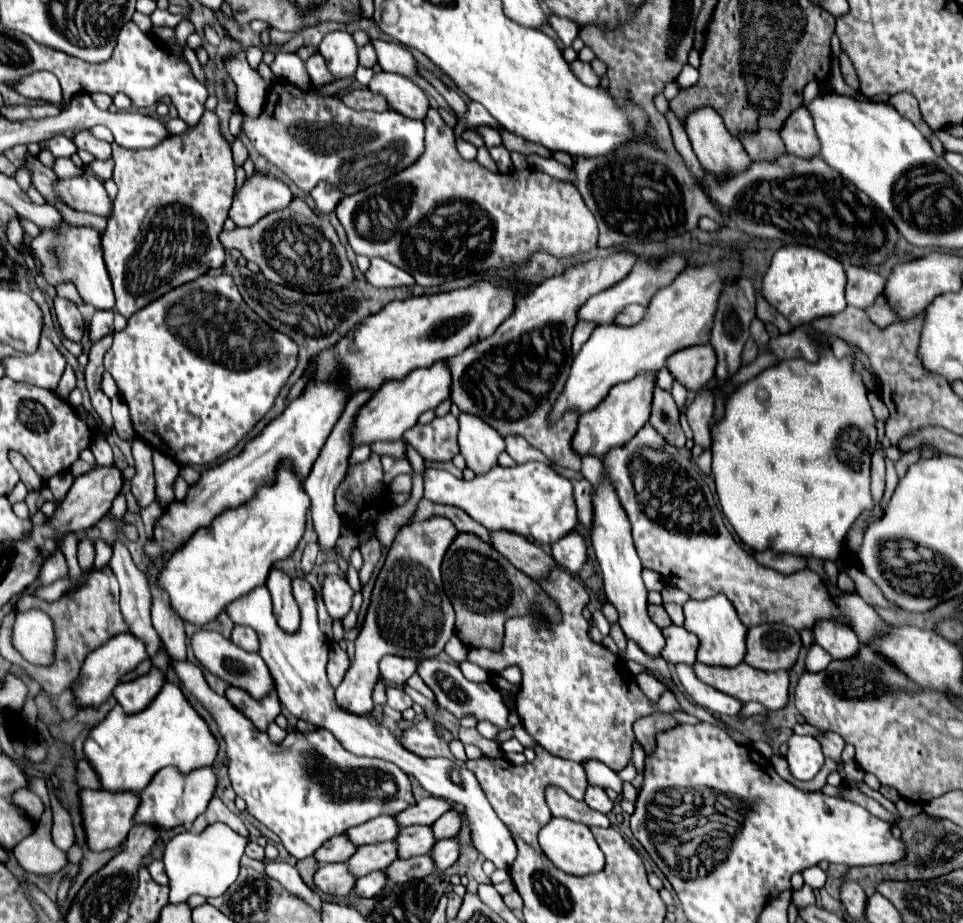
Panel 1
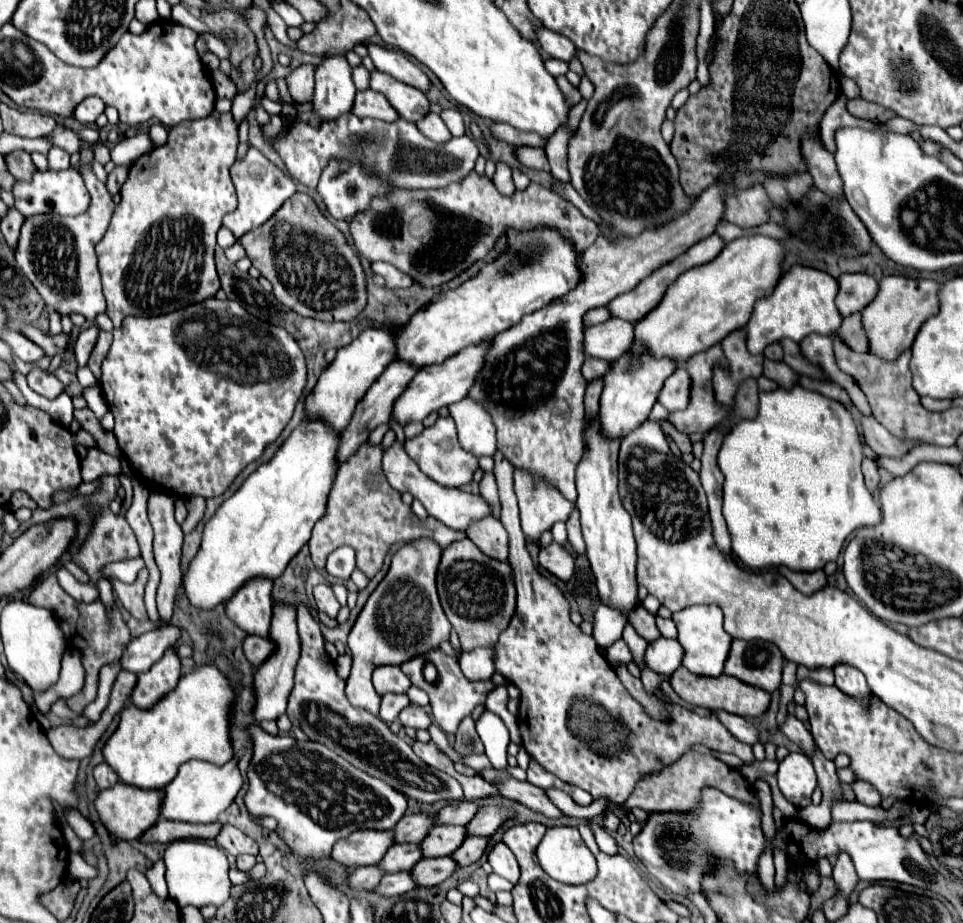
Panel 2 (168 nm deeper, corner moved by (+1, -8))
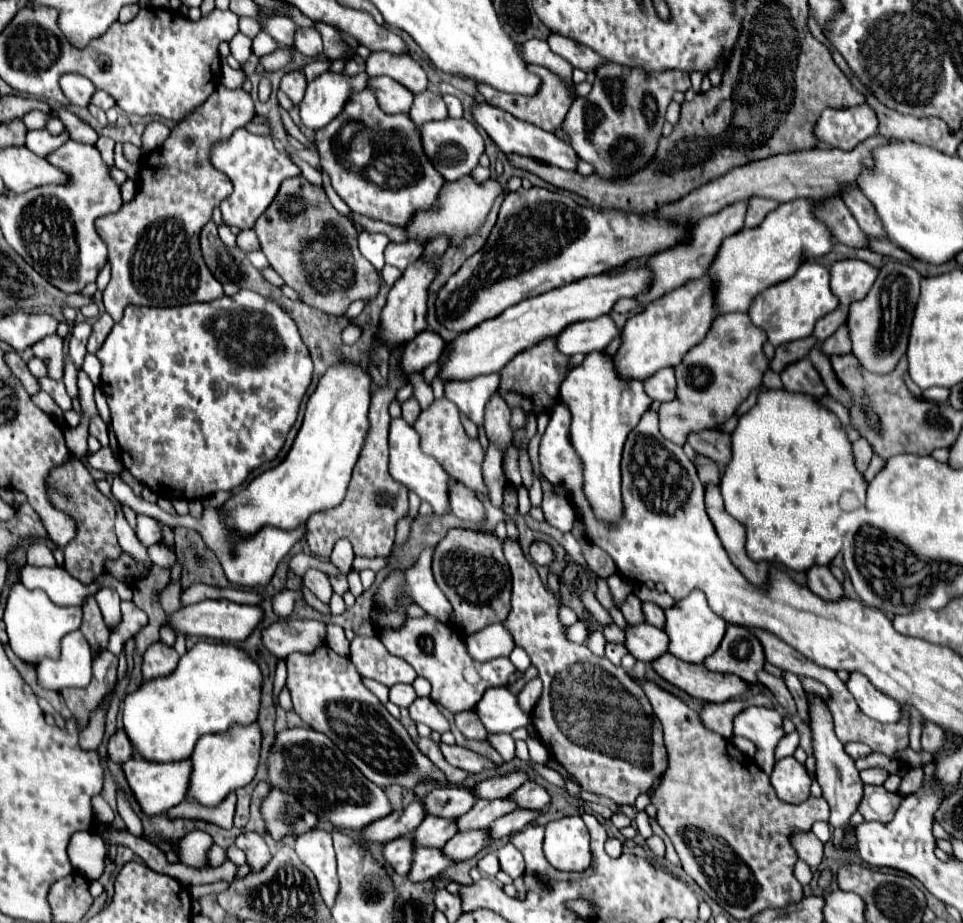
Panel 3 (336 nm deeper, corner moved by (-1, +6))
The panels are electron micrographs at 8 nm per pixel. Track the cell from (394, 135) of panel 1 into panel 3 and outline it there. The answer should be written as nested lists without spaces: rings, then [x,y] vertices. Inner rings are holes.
[[[465,118],[459,120],[439,120],[439,122],[427,122],[421,126],[421,136],[423,136],[423,148],[427,152],[427,156],[431,158],[433,166],[449,180],[459,180],[461,176],[467,176],[475,166],[479,156],[483,154],[485,146],[483,146],[483,138],[479,136],[477,128],[467,122]]]

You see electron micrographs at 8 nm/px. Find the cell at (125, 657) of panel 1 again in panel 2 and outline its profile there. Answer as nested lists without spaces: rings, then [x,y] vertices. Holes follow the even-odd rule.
[[[163,624],[159,630],[141,634],[127,644],[127,648],[123,650],[123,660],[119,660],[119,666],[133,674],[141,674],[149,670],[163,656],[163,652],[175,644],[177,638],[179,628],[175,628],[173,624]]]

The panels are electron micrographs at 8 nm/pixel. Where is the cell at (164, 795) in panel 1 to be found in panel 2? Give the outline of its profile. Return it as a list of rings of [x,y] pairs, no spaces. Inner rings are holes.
[[[189,760],[179,768],[177,776],[163,788],[159,814],[161,818],[175,820],[175,822],[189,822],[189,824],[217,822],[221,812],[233,802],[241,784],[243,778],[239,774],[235,760],[229,760],[225,766],[215,766],[201,760]]]

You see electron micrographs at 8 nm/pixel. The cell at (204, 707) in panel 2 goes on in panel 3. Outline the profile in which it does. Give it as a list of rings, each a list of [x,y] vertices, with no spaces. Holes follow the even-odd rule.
[[[197,642],[191,650],[181,656],[179,666],[173,674],[165,678],[153,678],[139,686],[123,700],[123,724],[129,740],[135,746],[135,752],[141,758],[153,762],[175,762],[191,756],[193,746],[205,734],[227,732],[231,724],[251,724],[257,720],[261,704],[261,686],[263,674],[259,664],[235,644],[217,644],[217,642]]]

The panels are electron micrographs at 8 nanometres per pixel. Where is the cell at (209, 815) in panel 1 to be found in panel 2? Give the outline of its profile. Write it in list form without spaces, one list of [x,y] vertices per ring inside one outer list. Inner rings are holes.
[[[227,822],[219,830],[219,836],[215,836],[215,842],[223,850],[233,854],[233,856],[239,856],[239,854],[253,854],[253,856],[257,856],[257,852],[259,852],[253,838],[249,838],[245,832],[241,832],[239,828],[235,828],[235,826],[227,824]]]

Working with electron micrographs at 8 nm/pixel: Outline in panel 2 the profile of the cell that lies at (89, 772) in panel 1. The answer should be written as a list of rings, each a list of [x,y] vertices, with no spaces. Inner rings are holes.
[[[101,762],[99,766],[95,766],[93,778],[95,778],[95,784],[97,784],[99,790],[107,790],[107,788],[111,788],[111,786],[115,786],[119,782],[117,774],[105,762]]]

